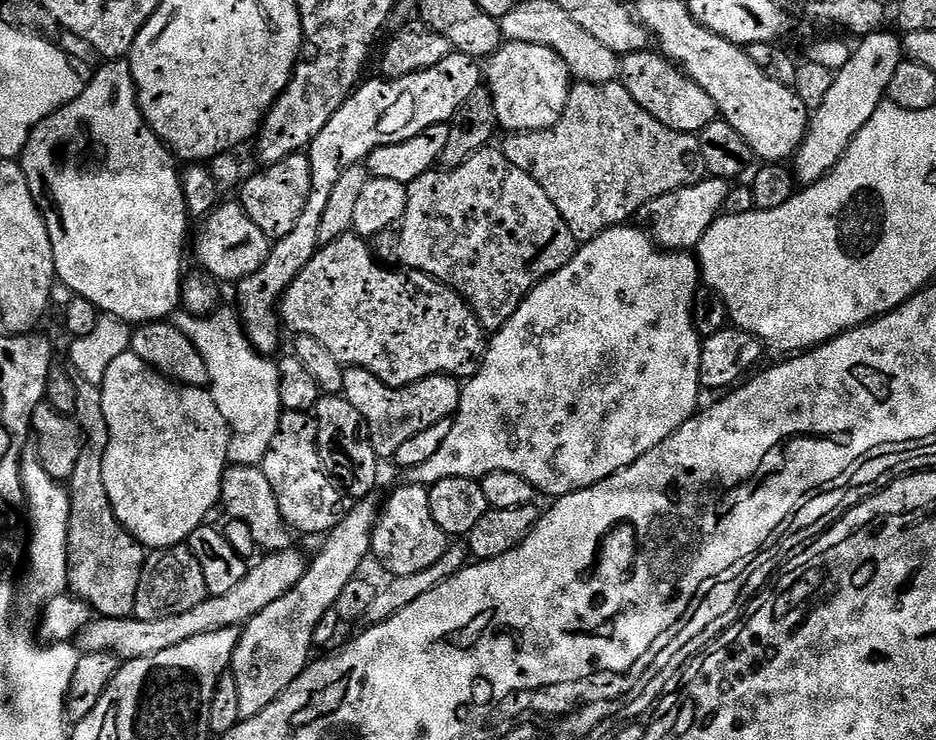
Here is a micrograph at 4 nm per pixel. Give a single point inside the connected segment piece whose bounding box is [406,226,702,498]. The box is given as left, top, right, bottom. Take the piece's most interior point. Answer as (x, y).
(601, 363)

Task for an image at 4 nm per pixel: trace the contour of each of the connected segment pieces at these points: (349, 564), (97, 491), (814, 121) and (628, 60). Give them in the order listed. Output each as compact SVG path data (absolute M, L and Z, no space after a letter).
M372 498L357 499L349 507L344 521L333 528L325 539L329 540L321 546L320 553L313 560L311 557L298 586L278 598L278 602L270 602L262 614L243 625L230 665L230 671L238 682L242 717L257 716L266 710L266 706L281 696L308 667L313 655L311 652L314 652L314 626L322 622L322 614L335 609L338 594L342 594L346 582L357 579L359 572L356 571L360 563L369 559L372 528L376 525L378 515L378 504L374 501Z
M77 379L78 406L74 417L84 431L84 440L81 448L81 457L74 467L70 479L70 493L72 506L69 518L69 564L68 564L68 588L71 595L84 600L93 613L101 617L122 618L131 617L134 610L134 602L138 594L138 582L142 578L146 549L127 532L118 522L118 518L112 509L110 498L106 494L106 482L102 478L102 466L106 458L106 446L110 442L110 426L106 424L106 413L102 408L102 394L100 386L94 385L83 379Z
M881 30L871 36L863 37L855 45L850 62L846 62L846 66L842 66L840 71L835 73L833 86L827 93L825 101L811 113L808 133L804 135L804 141L800 143L800 149L796 151L794 157L794 175L801 185L818 183L827 172L832 171L834 166L838 166L838 162L846 154L850 142L854 142L858 130L862 130L862 126L866 126L866 122L870 122L874 110L878 110L878 106L885 103L890 78L894 78L894 70L898 70L898 66L906 59L901 37L893 35L891 36L888 30Z
M656 50L631 52L620 61L619 79L626 86L626 90L662 126L670 126L670 130L698 134L710 122L718 119L716 103L710 94L698 82L694 82L685 74L684 69L673 64L667 56Z

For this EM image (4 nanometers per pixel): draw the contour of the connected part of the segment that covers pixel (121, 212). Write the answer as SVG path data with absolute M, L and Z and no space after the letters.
M121 58L119 60L104 60L101 63L101 68L97 70L92 76L92 81L85 83L80 89L80 94L75 96L68 104L63 104L60 109L54 114L50 114L43 122L33 130L30 138L24 147L24 153L18 157L18 161L25 171L26 179L29 182L30 193L32 193L34 202L40 207L41 213L46 218L46 226L50 230L50 246L54 246L54 266L56 267L56 278L61 285L65 284L69 288L69 293L86 298L86 302L94 302L94 306L99 308L101 313L105 316L116 316L120 320L131 326L139 326L141 324L151 324L153 322L164 322L171 317L172 313L181 307L181 285L185 279L186 270L184 270L184 243L188 240L188 220L190 221L190 213L187 206L187 200L184 197L184 186L182 183L181 169L176 169L178 165L177 157L173 156L170 149L164 145L164 141L160 139L160 135L146 122L146 118L140 109L140 99L136 97L136 83L134 82L134 74L132 73L131 63L127 59Z

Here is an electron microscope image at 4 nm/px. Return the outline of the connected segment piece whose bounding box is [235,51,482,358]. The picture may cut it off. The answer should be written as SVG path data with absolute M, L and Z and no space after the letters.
M453 51L451 56L438 62L438 66L434 66L430 70L422 70L418 74L410 74L406 78L397 80L365 79L348 97L346 103L336 111L334 118L330 118L330 122L326 122L322 134L318 134L318 138L314 138L314 142L306 150L312 170L312 190L298 214L298 226L294 226L294 230L290 234L279 237L272 245L272 254L264 268L250 274L250 278L239 281L238 287L235 289L235 291L237 290L235 307L238 309L240 322L244 326L244 333L248 335L248 340L263 356L275 357L277 355L275 352L280 348L280 332L282 333L280 300L284 296L284 291L294 282L296 275L309 264L316 251L322 246L318 238L318 229L322 227L322 213L326 211L326 206L330 202L330 194L334 191L334 184L338 182L338 178L342 178L342 174L350 166L364 164L368 156L382 146L406 142L410 138L430 130L430 126L448 124L452 117L464 107L466 98L470 98L470 94L474 94L474 90L481 87L482 68L481 65L479 68L476 64L479 63L473 57L463 56L462 53Z

